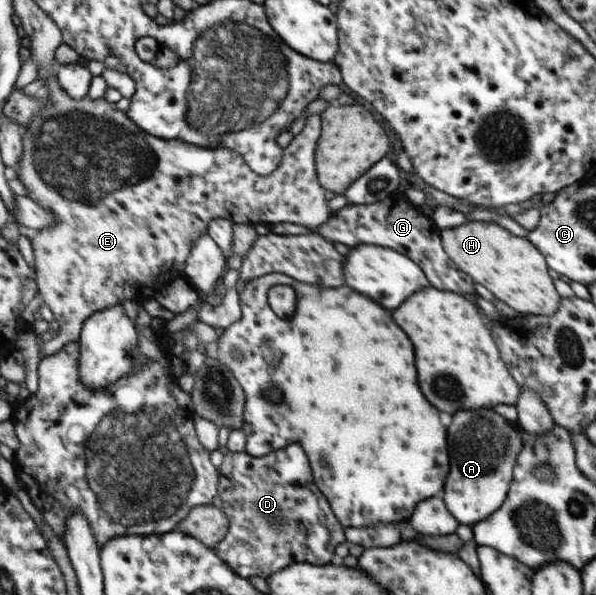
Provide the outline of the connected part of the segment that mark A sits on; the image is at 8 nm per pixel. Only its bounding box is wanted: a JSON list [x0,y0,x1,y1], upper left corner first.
[441,407,523,525]

